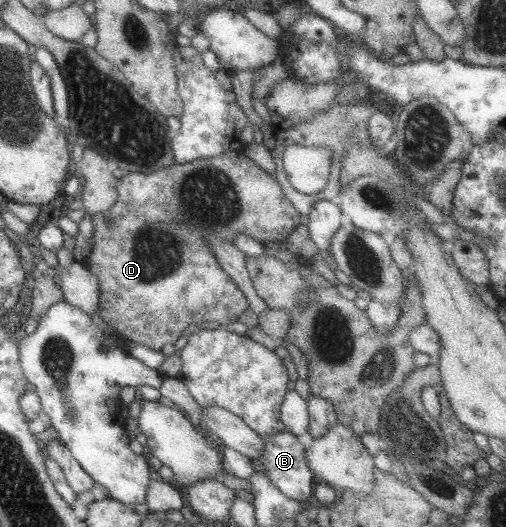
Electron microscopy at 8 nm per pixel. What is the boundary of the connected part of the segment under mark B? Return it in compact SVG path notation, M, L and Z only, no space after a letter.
M276 432L272 435L262 436L263 447L261 447L260 463L264 467L266 477L270 479L270 483L288 499L294 501L306 501L313 491L314 474L308 468L305 461L305 450L299 443L296 436L290 432Z

